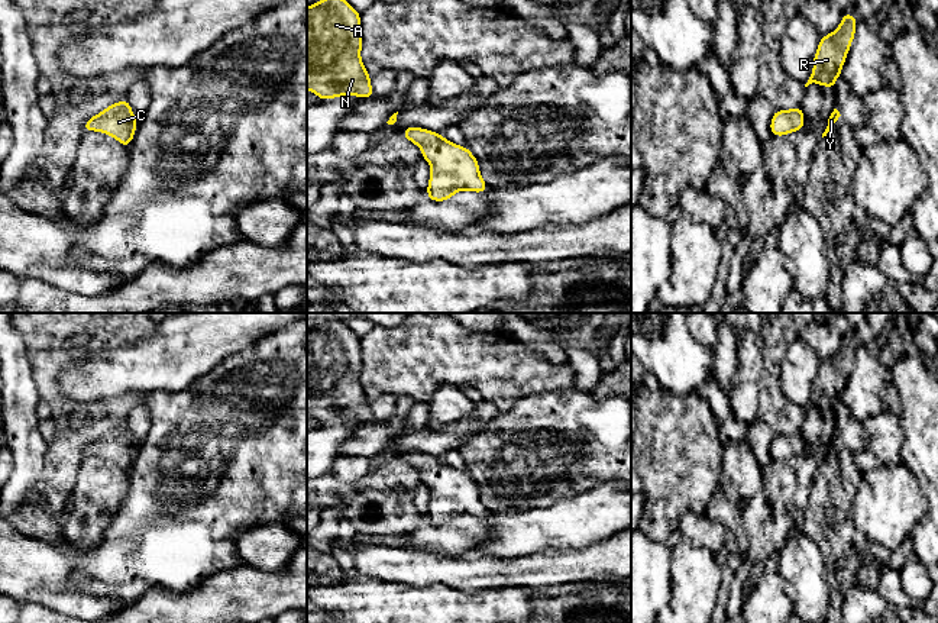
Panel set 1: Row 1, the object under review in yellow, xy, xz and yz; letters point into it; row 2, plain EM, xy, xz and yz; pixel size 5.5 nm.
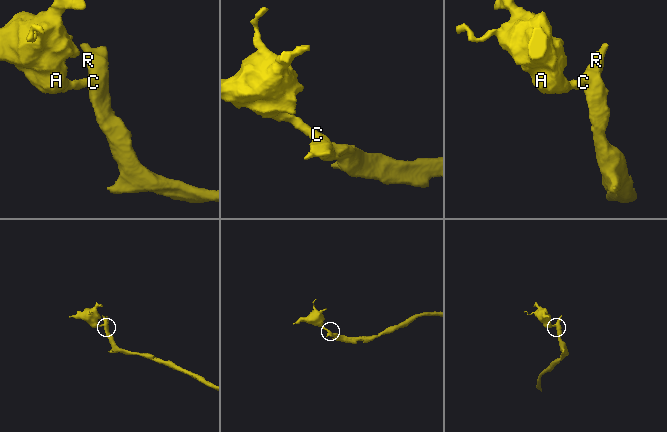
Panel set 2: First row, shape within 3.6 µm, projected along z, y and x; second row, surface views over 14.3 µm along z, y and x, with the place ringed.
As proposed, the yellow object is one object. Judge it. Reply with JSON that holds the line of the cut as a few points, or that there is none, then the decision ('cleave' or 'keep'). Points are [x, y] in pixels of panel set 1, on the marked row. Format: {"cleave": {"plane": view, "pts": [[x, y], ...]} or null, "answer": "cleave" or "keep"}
{"cleave": null, "answer": "keep"}

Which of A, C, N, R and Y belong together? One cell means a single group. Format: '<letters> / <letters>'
A C N R Y

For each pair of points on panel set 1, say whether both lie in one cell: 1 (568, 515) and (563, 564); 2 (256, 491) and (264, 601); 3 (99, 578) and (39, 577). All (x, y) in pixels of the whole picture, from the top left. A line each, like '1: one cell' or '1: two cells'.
1: two cells
2: two cells
3: two cells

